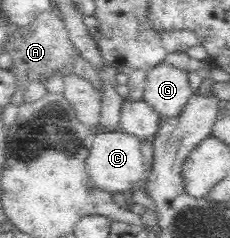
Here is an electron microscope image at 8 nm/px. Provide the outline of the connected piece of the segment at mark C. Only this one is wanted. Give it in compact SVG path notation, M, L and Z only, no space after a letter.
M116 131L94 132L91 149L85 161L85 169L95 187L112 194L127 195L137 188L147 175L141 154L139 139L129 133Z

